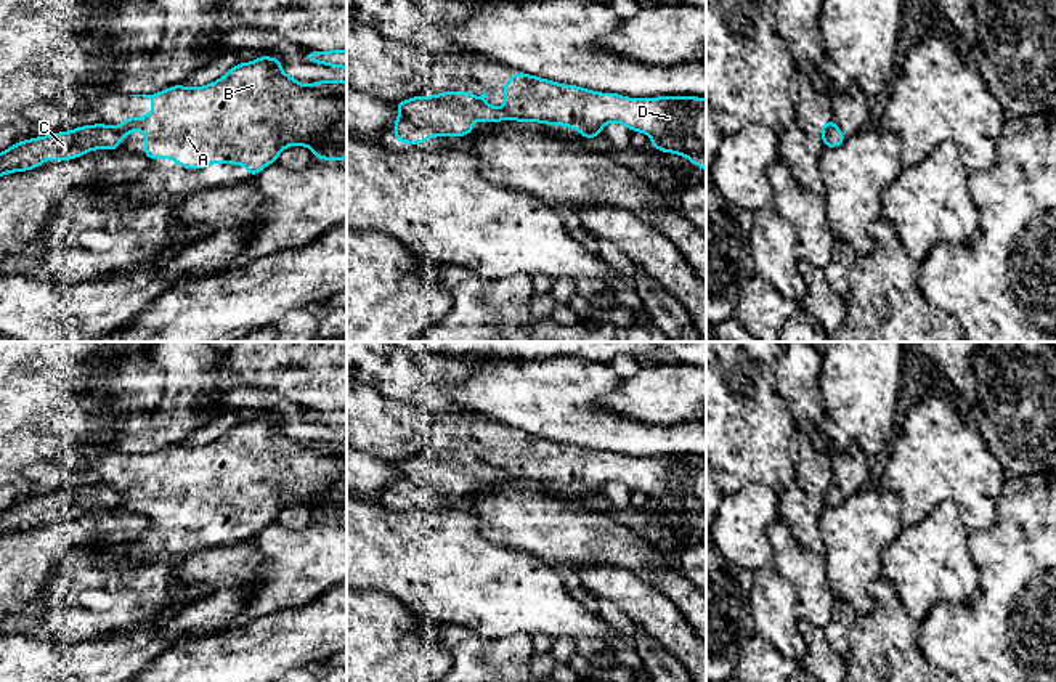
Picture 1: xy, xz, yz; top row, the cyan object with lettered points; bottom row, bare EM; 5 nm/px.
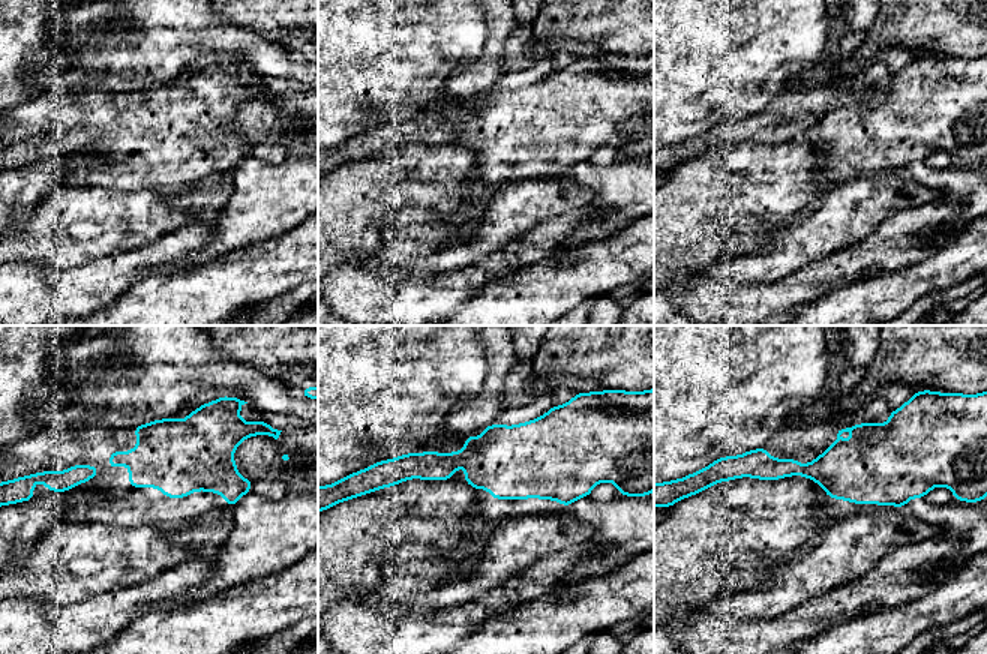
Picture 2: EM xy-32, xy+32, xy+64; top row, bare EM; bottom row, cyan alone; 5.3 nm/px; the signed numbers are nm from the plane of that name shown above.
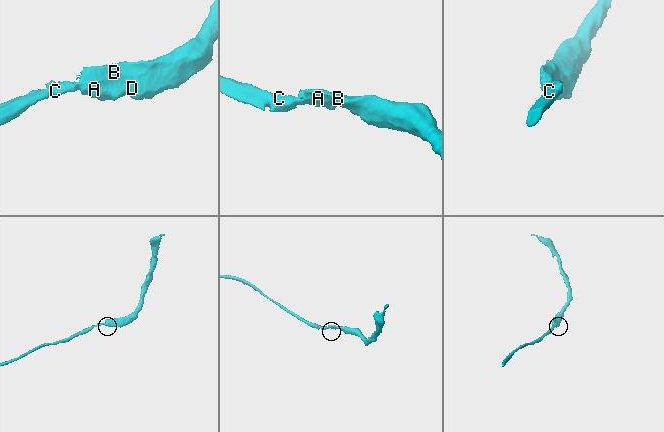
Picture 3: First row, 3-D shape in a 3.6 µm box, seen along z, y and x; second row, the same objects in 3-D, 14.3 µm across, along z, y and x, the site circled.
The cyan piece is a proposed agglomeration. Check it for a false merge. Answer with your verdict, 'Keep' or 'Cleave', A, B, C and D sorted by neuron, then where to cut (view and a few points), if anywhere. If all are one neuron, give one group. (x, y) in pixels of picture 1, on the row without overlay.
Cleave. Groups: A B D / C. Split along xy (113, 487), (122, 495)

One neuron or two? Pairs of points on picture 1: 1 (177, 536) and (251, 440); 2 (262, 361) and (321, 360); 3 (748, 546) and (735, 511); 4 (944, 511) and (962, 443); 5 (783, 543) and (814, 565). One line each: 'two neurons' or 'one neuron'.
1: one neuron
2: one neuron
3: one neuron
4: two neurons
5: one neuron

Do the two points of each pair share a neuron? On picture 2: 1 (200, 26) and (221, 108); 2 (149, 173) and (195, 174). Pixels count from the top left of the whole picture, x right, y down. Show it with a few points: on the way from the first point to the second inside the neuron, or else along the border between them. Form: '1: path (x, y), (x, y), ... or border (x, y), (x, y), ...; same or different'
1: border (221, 59), (240, 62), (248, 66); different
2: path (161, 174), (183, 174); same

